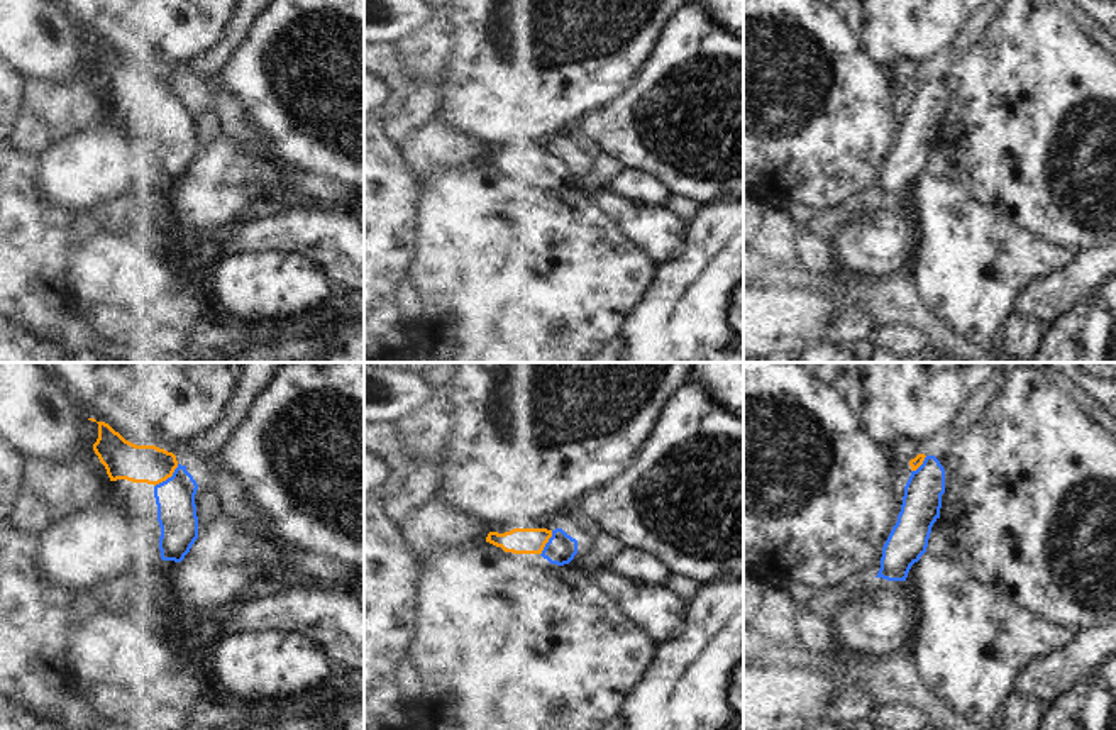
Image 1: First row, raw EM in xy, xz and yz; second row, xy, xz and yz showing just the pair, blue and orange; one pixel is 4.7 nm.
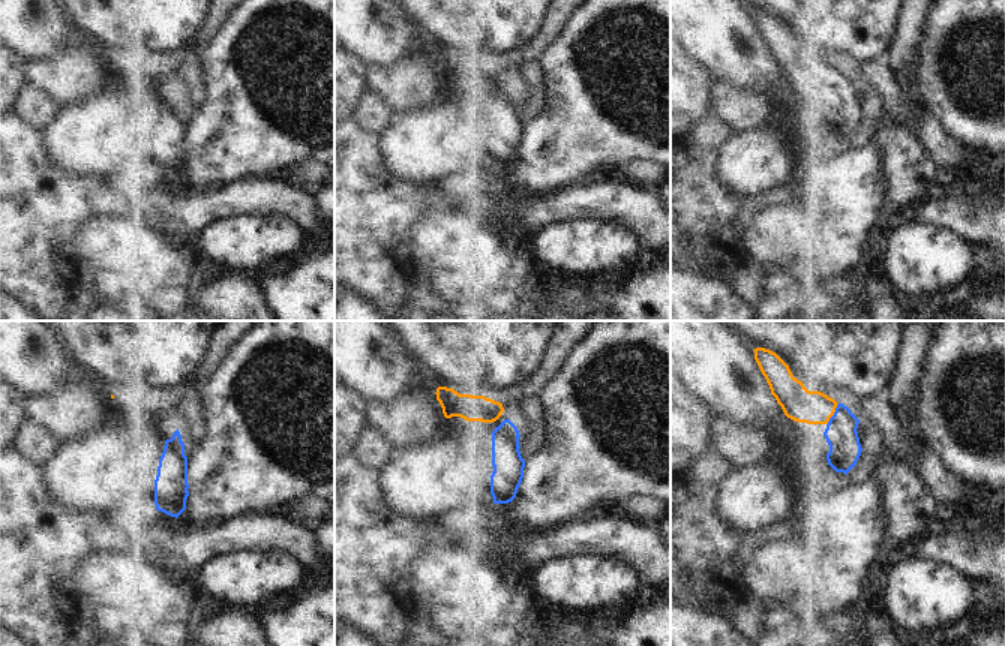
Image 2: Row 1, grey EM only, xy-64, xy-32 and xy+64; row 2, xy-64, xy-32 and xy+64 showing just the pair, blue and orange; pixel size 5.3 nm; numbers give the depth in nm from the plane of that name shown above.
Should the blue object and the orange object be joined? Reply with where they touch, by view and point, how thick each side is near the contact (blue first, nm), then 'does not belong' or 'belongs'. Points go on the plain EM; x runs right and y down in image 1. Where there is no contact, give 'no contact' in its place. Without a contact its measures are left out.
xy (168, 99) | 190/190 nm | belongs

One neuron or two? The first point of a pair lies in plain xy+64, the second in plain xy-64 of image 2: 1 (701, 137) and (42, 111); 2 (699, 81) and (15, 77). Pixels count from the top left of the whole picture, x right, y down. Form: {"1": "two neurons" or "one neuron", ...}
{"1": "one neuron", "2": "one neuron"}

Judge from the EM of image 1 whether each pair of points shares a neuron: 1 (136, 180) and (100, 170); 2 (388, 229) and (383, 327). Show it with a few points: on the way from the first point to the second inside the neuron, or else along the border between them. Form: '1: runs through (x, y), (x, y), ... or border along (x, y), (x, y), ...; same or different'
1: runs through (127, 173), (109, 170); same
2: runs through (381, 253), (381, 304); same

